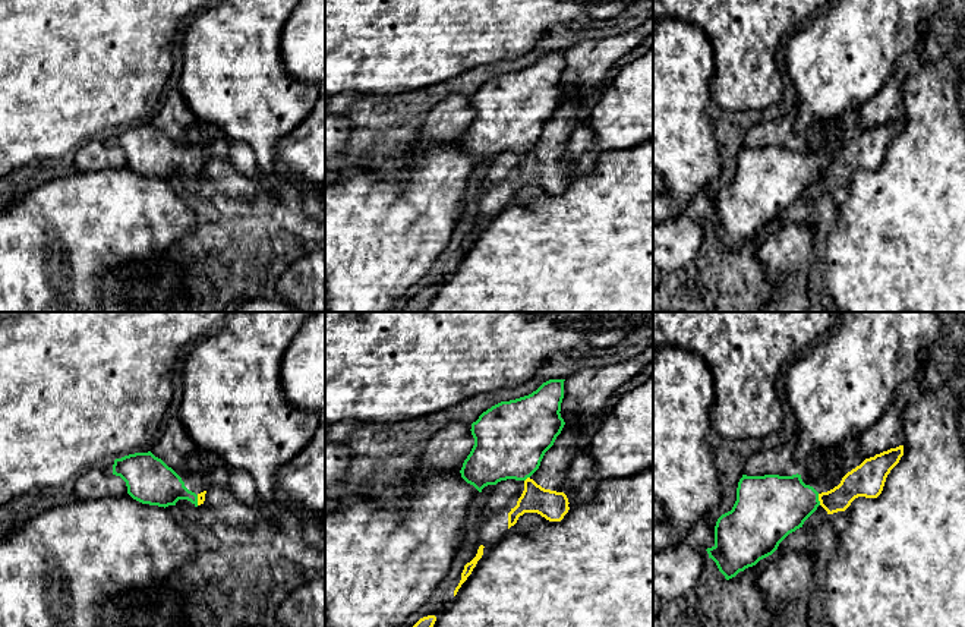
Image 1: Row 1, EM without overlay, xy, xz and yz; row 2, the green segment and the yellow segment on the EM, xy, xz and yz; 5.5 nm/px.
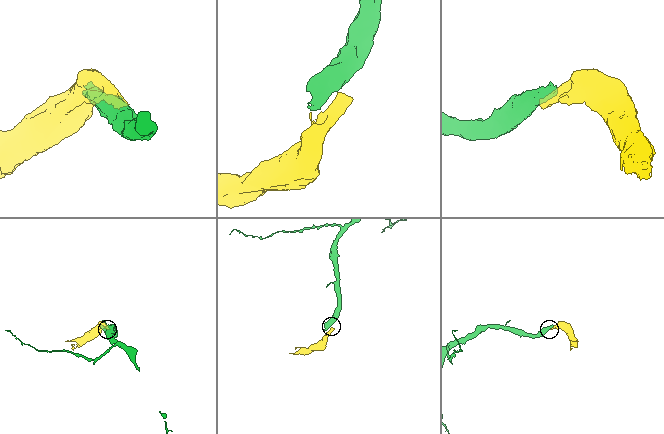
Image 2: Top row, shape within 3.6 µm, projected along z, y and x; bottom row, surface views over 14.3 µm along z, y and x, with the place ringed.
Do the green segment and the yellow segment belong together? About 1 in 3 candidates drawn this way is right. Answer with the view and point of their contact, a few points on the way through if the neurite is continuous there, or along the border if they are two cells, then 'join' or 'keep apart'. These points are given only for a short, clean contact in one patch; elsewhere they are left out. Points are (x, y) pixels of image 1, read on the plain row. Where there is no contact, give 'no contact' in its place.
yz (817, 172) | along yz (817, 166), (820, 176) | keep apart

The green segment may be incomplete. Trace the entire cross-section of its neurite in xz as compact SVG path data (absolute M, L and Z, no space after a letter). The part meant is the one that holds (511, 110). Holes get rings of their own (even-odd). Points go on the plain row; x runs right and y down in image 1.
M549 51L529 67L483 84L472 95L474 117L461 149L479 164L501 152L530 149L565 97L559 85L564 53Z

